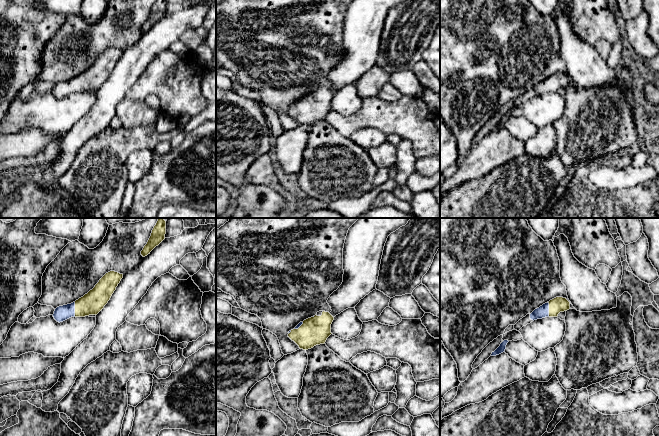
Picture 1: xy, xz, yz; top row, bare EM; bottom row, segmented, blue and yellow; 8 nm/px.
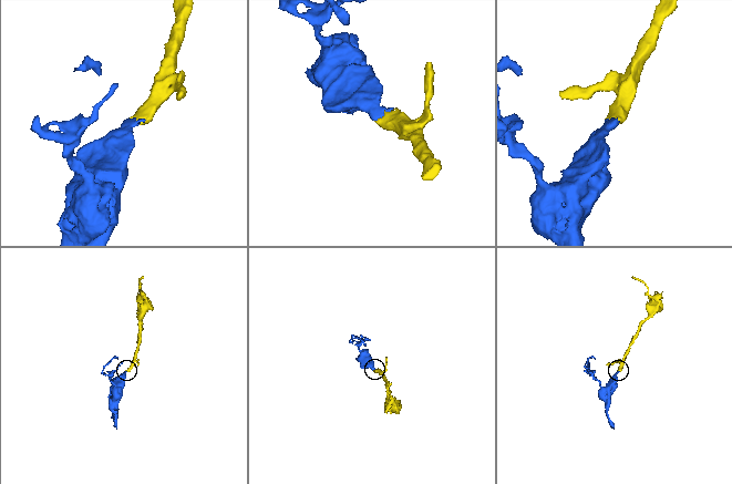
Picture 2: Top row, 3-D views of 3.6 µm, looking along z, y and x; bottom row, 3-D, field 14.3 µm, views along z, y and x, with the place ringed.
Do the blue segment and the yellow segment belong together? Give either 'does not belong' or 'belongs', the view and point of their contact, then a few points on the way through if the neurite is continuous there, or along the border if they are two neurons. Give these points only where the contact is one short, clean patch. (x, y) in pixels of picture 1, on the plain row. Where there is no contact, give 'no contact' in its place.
belongs; contact xy (74, 85); way xy (61, 89), (74, 85), (93, 78)

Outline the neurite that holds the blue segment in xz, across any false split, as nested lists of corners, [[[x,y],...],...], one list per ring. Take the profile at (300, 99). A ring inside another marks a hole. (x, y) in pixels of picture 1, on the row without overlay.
[[[322,88],[321,92],[313,92],[300,98],[288,113],[294,117],[300,125],[308,126],[316,121],[325,120],[331,109],[331,100],[334,93],[329,88]]]

